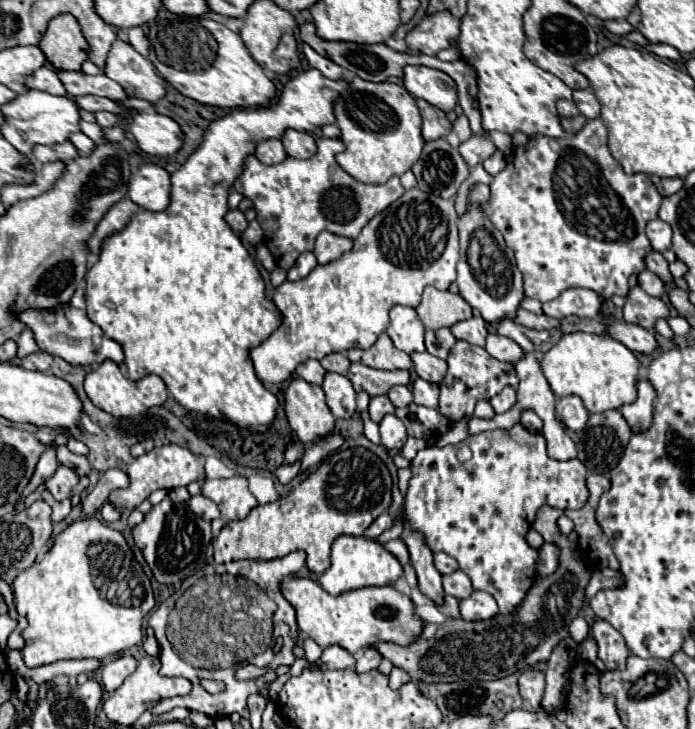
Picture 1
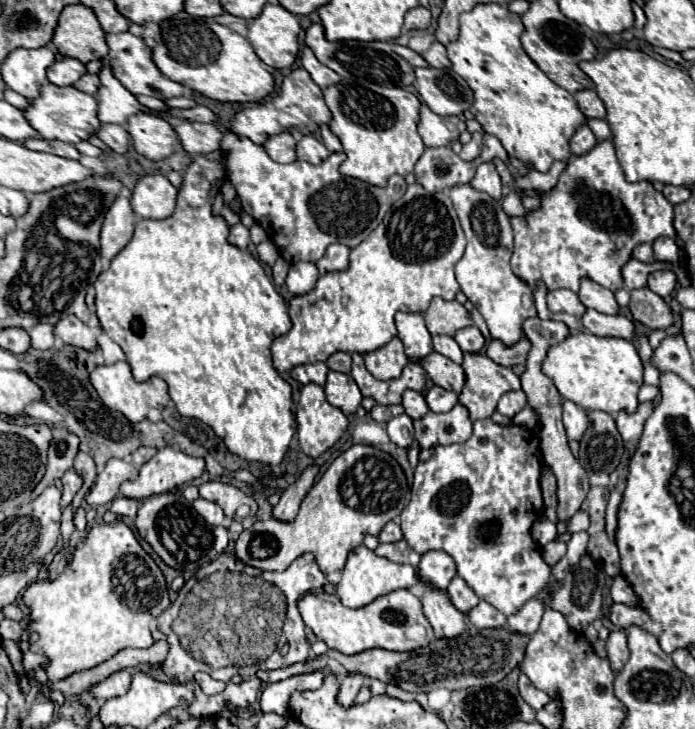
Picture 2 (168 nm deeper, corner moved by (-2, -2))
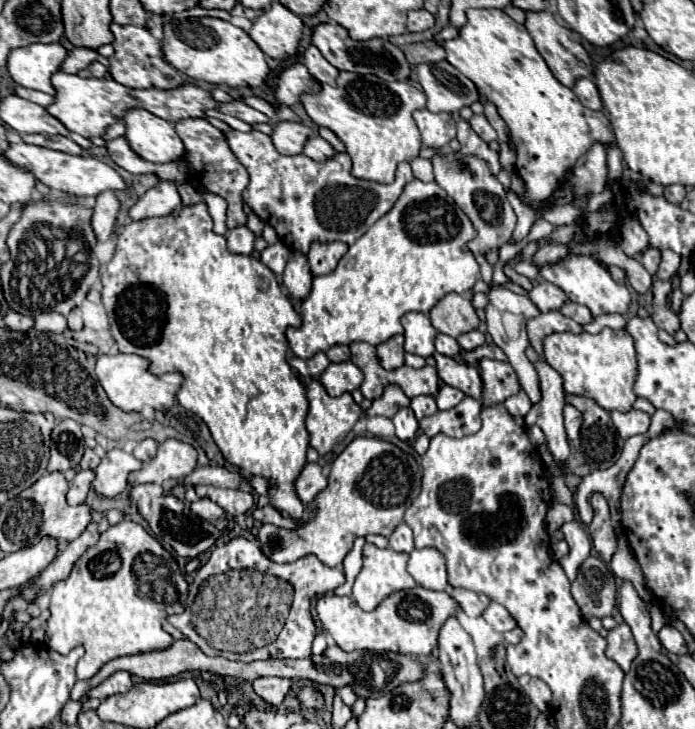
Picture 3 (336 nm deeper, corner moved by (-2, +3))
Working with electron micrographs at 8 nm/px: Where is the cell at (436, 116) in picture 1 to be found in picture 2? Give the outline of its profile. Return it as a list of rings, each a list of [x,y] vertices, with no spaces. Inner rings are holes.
[[[427,104],[421,106],[419,136],[425,146],[449,146],[465,130],[465,124],[457,116],[439,116],[429,110]]]

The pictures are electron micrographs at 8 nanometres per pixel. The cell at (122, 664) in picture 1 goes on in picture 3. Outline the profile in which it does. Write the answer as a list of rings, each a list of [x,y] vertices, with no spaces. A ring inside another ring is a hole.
[[[119,671],[115,675],[111,675],[109,679],[105,679],[101,685],[89,689],[89,697],[97,697],[97,699],[107,699],[111,695],[117,695],[117,693],[125,693],[133,687],[133,681],[131,681],[131,675],[125,673],[125,671]]]

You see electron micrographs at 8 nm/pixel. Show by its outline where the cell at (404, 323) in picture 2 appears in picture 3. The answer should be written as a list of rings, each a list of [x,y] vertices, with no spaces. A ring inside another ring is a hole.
[[[405,313],[401,317],[405,329],[405,351],[421,357],[429,357],[435,351],[435,327],[429,321],[429,315],[423,313]]]

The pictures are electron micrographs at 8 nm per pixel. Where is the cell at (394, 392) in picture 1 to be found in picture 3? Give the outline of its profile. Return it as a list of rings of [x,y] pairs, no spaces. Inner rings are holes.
[[[419,395],[415,399],[411,399],[411,409],[415,411],[415,417],[421,421],[423,417],[427,415],[433,415],[437,413],[437,403],[435,403],[435,397],[429,397],[429,395]]]

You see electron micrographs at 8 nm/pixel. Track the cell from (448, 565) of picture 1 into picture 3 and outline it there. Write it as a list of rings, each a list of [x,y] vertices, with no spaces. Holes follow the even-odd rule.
[[[413,549],[407,571],[425,589],[445,591],[449,587],[445,575],[445,557],[437,549]]]

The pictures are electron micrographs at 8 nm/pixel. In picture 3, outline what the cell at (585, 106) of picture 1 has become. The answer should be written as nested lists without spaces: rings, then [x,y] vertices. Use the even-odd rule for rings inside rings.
[[[579,79],[573,87],[575,95],[579,97],[579,101],[589,107],[589,109],[595,109],[595,111],[601,111],[603,109],[603,103],[601,103],[601,97],[599,97],[599,91],[595,87],[595,83],[591,79]]]

